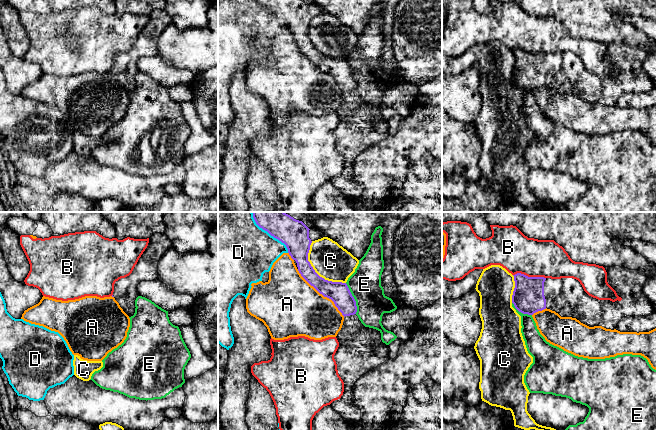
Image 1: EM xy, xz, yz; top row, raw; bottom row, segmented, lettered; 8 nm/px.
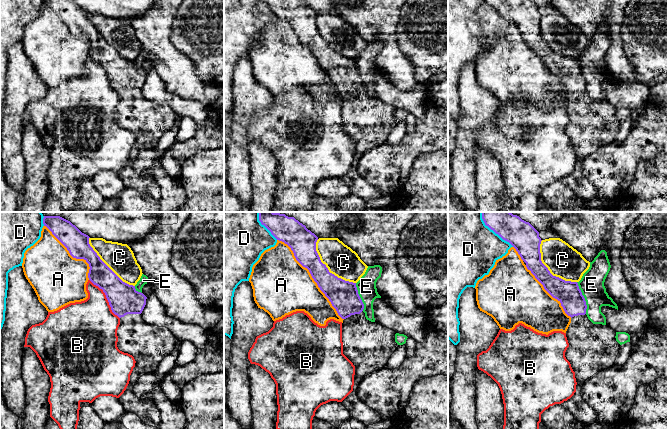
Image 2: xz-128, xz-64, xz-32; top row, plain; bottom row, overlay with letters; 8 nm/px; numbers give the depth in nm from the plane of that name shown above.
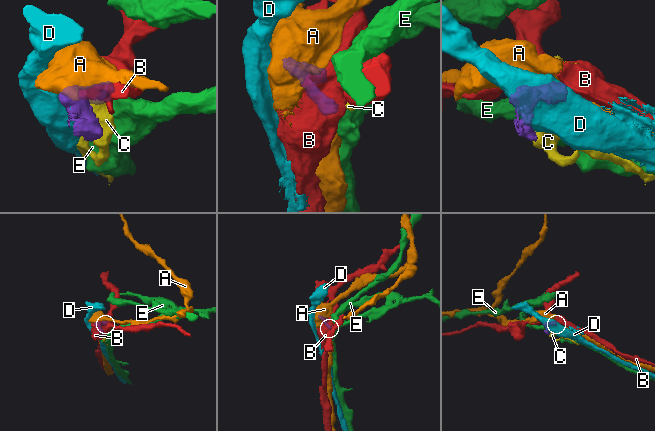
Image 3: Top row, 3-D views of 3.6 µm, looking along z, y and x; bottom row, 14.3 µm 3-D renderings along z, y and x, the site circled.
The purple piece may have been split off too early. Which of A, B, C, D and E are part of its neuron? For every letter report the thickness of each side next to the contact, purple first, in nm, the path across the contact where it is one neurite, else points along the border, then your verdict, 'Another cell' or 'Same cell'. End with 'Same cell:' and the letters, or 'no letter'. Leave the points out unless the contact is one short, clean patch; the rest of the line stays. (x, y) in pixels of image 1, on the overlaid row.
A: Thickness 170 nm (purple) against 460 nm. Another cell
B: Thickness 260 nm (purple) against 320 nm. Another cell
C: Thickness 190 nm (purple) against 300 nm. Another cell
D: Thickness 260 nm (purple) against 460 nm. Another cell
E: Thickness 170 nm (purple) against 260 nm. Boundary: xz (345, 283), (355, 301), (356, 313). Another cell
Same cell: no letter

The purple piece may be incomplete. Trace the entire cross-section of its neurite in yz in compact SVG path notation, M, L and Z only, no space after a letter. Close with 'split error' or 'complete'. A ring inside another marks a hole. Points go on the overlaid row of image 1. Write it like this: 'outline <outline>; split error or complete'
outline M604 267L607 272L607 282L622 298L621 301L598 300L589 296L580 282L573 278L551 279L544 277L528 277L517 273L514 276L515 288L512 303L515 308L528 315L550 309L561 317L572 317L589 326L602 326L606 329L616 329L619 321L626 316L646 316L653 312L653 305L643 293L647 279L642 270L630 270L625 267Z; split error

